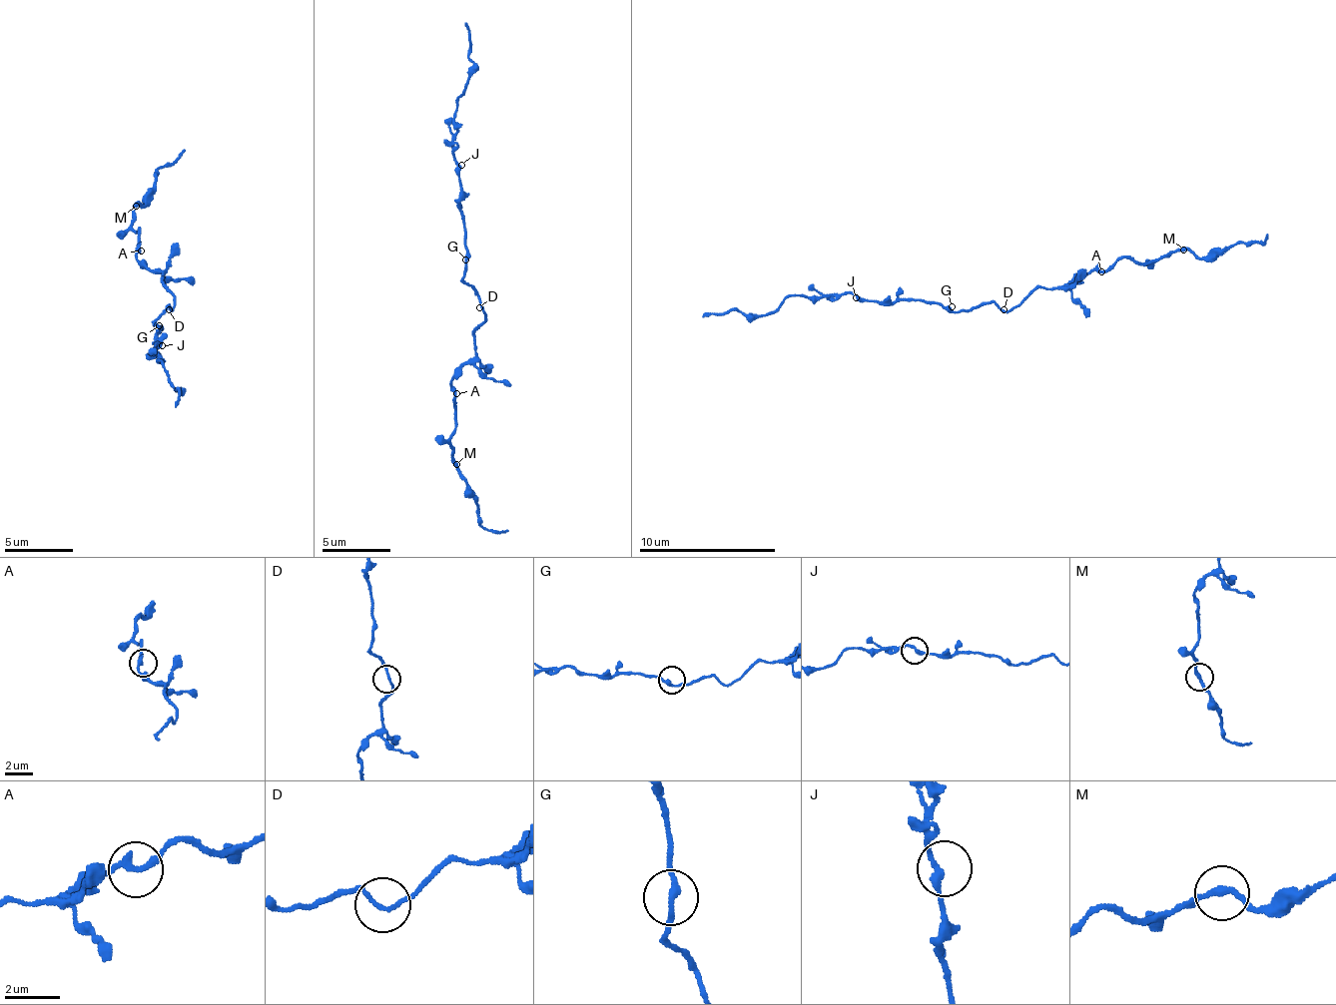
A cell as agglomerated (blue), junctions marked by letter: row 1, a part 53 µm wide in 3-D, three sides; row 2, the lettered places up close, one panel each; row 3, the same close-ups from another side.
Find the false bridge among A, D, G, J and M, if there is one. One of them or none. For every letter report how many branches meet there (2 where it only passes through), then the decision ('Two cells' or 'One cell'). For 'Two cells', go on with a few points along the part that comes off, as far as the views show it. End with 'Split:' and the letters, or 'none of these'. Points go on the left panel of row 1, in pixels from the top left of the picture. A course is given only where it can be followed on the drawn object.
A: Branches: 2. One cell
D: Branches: 2. One cell
G: Branches: 2. One cell
J: Branches: 2. One cell
M: Branches: 2. One cell
Split: none of these

